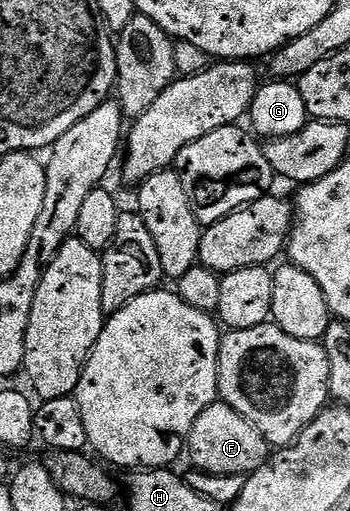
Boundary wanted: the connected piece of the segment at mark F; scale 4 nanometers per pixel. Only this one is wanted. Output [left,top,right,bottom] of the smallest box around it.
[185,402,272,476]

